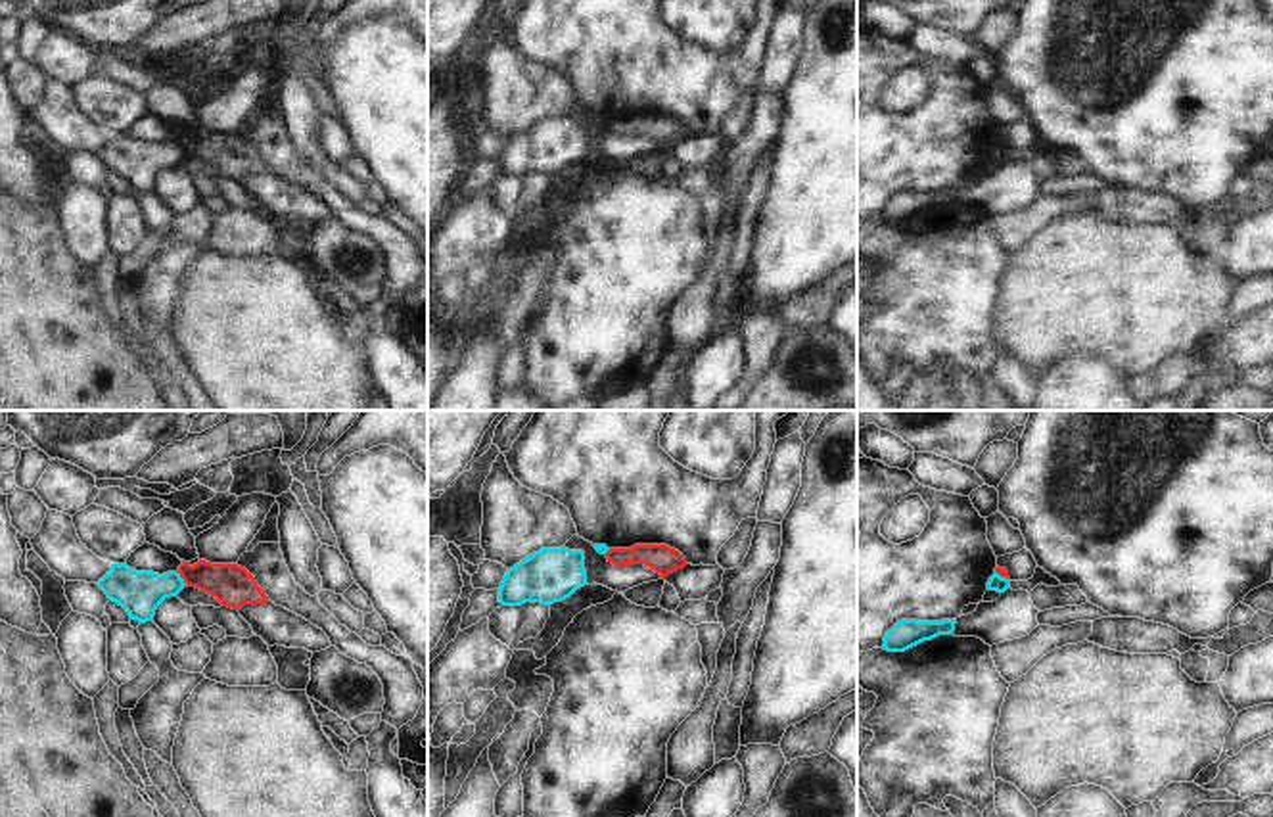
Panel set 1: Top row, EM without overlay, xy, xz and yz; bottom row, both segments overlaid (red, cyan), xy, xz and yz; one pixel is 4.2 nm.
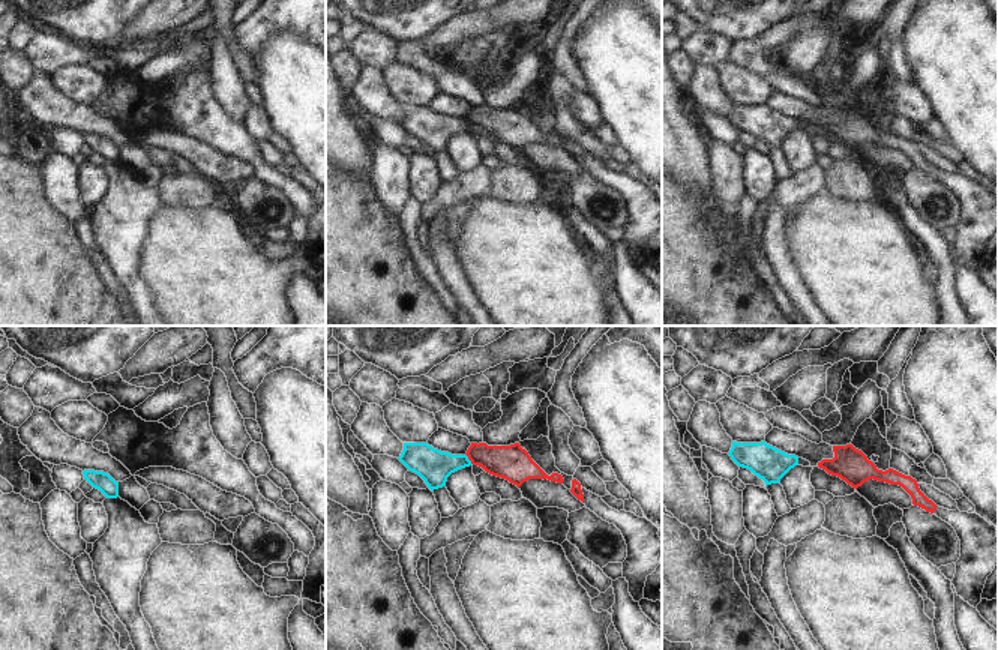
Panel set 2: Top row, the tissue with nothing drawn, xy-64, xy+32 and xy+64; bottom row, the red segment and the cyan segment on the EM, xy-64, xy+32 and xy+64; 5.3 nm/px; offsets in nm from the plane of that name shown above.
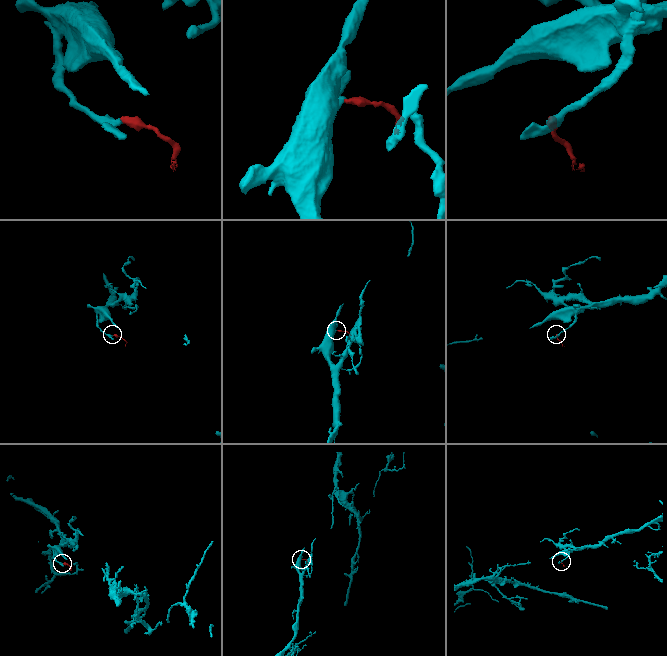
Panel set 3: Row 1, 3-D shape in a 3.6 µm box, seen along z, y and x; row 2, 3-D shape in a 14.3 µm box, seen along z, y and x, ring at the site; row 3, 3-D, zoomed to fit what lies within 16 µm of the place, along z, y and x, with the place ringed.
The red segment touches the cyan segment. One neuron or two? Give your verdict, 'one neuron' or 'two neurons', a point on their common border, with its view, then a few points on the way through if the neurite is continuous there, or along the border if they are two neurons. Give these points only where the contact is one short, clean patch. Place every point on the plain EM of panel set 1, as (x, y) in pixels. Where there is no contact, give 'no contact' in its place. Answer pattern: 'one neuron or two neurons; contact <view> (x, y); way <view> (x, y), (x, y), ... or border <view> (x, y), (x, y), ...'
two neurons; contact xy (181, 146); border xy (177, 140), (186, 154)

